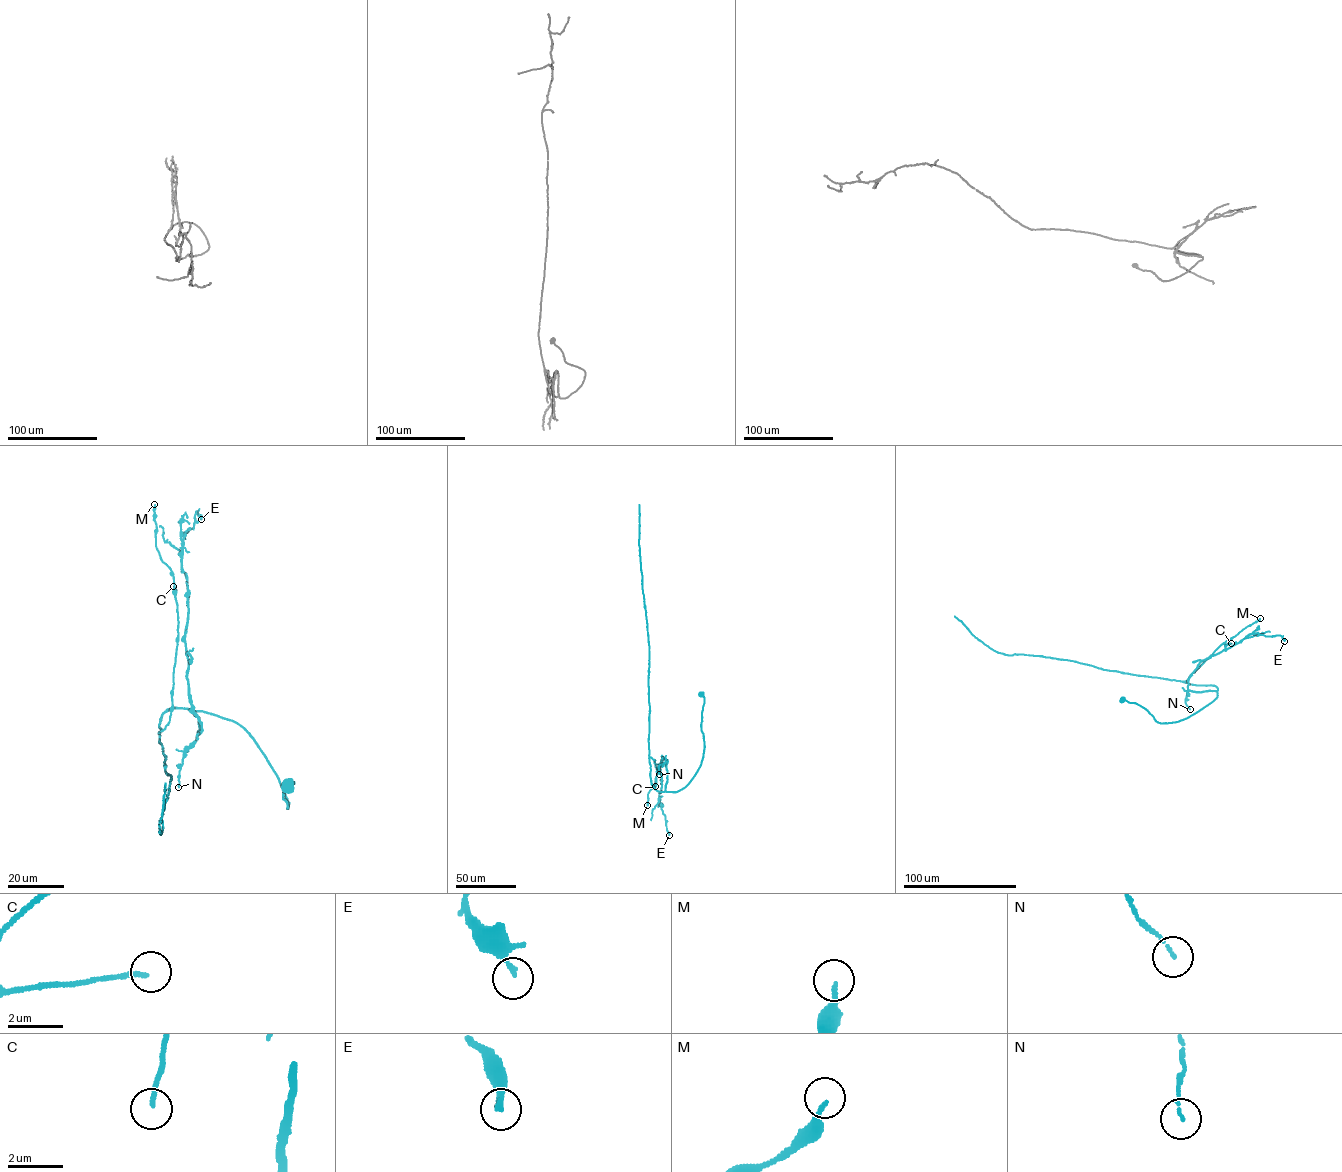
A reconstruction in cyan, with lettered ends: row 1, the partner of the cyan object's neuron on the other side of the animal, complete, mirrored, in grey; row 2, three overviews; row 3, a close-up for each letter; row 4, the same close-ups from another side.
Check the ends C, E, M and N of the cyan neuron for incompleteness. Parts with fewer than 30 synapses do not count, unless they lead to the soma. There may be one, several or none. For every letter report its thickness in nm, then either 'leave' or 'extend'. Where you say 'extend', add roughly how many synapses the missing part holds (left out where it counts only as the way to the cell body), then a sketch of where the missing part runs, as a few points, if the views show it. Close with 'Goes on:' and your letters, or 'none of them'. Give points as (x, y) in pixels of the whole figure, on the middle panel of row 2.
C: 140 nm thick; leave
E: 170 nm thick; leave
M: 170 nm thick; leave
N: 100 nm thick; leave
Goes on: none of them

